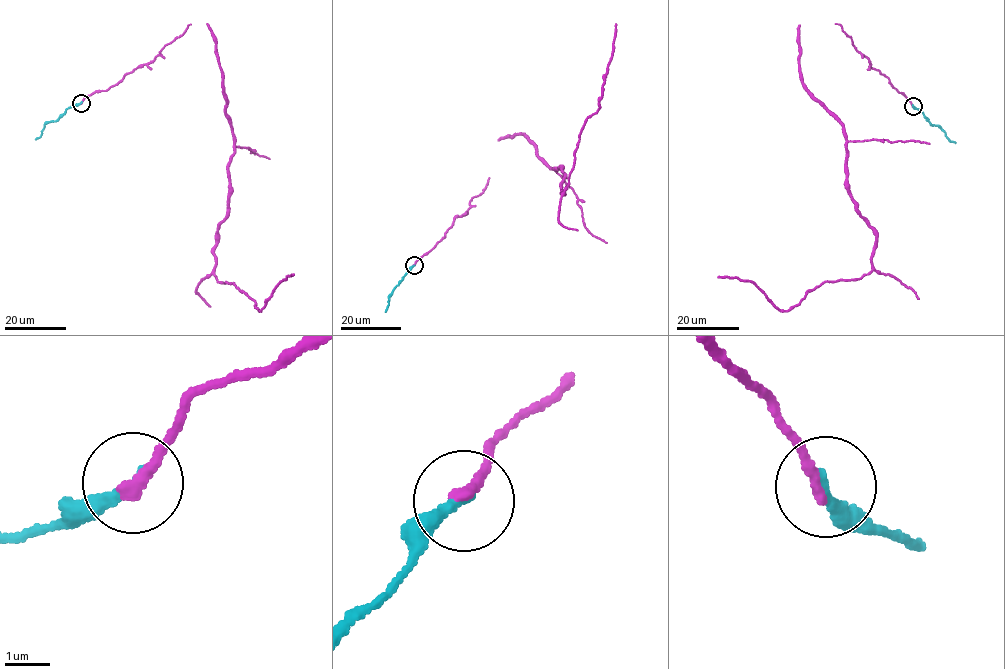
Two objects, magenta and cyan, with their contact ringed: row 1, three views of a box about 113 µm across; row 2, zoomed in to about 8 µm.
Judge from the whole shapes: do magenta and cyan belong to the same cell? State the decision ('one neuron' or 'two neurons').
one neuron

